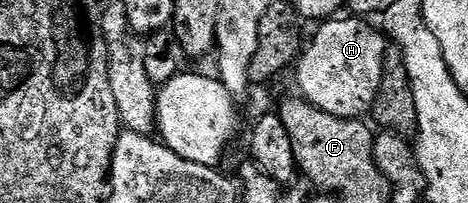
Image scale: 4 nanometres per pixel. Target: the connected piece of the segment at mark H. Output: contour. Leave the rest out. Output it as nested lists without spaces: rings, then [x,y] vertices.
[[[336,16],[324,21],[318,27],[315,39],[300,53],[297,59],[299,66],[299,90],[298,93],[317,108],[329,112],[338,118],[362,119],[370,111],[375,102],[377,92],[381,88],[381,76],[383,75],[383,60],[389,53],[389,42],[378,29],[370,26],[370,21],[359,16],[343,18]]]

